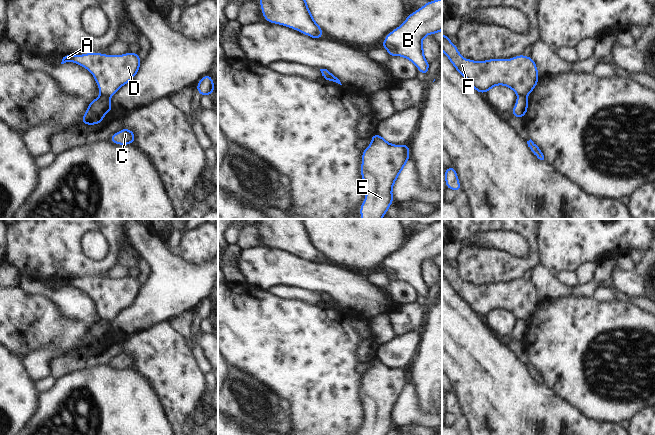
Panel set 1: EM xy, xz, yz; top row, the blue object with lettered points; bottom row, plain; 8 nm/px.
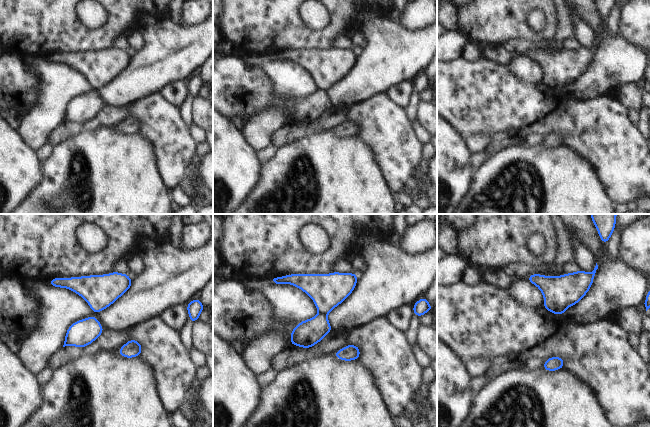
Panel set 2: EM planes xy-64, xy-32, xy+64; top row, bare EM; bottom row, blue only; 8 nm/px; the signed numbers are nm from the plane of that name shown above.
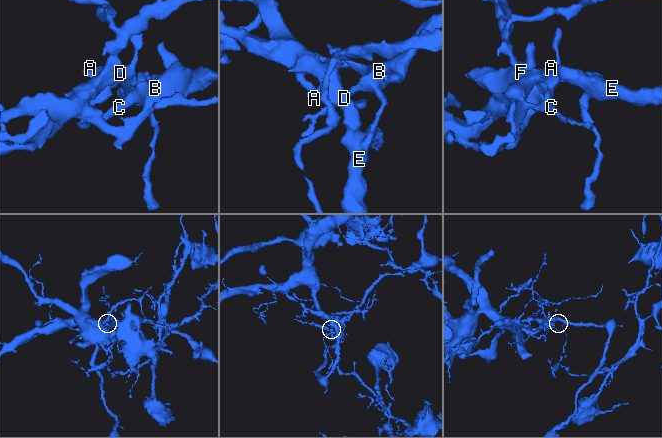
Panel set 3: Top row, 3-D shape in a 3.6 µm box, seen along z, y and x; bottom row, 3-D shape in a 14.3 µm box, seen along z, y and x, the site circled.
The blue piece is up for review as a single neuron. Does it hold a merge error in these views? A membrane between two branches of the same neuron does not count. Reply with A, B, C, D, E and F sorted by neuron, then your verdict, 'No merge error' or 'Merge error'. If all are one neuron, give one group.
Groups: A D E F / B C. Merge error

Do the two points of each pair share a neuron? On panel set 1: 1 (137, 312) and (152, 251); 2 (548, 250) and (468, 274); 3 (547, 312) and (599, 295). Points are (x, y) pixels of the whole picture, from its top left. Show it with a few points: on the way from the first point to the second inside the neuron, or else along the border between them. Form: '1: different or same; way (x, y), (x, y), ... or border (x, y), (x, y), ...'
1: same; way (152, 297), (156, 293), (156, 266)
2: different; border (538, 229), (541, 263)
3: different; border (593, 296), (600, 301), (617, 301)

